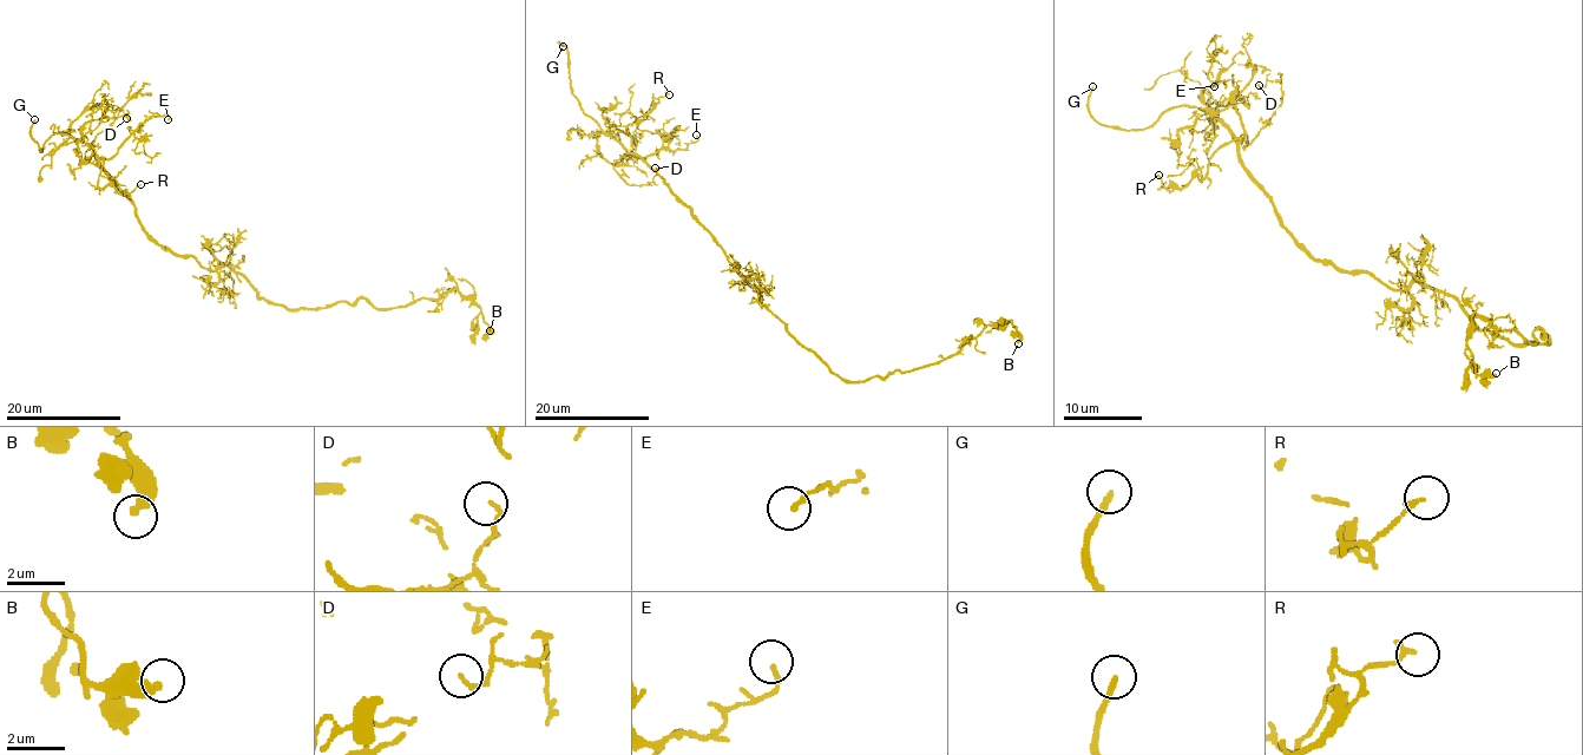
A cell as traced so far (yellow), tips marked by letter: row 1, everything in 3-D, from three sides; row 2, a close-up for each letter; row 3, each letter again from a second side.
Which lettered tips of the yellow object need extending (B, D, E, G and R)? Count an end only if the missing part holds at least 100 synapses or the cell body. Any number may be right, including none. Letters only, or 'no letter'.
G

